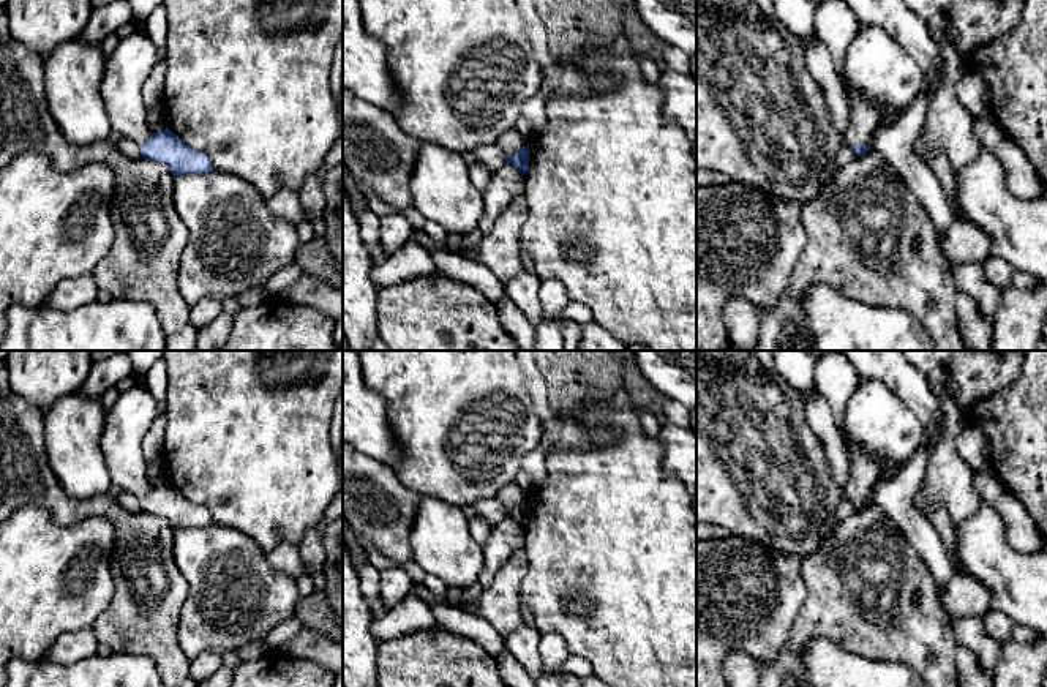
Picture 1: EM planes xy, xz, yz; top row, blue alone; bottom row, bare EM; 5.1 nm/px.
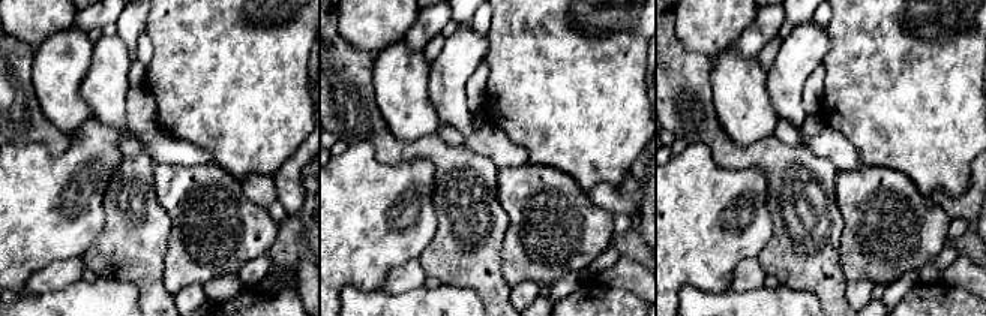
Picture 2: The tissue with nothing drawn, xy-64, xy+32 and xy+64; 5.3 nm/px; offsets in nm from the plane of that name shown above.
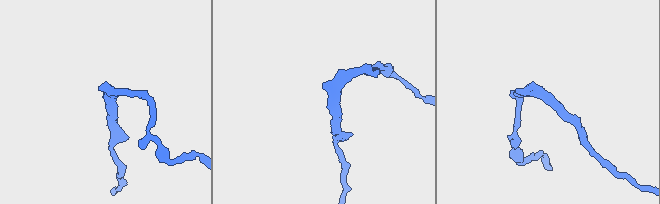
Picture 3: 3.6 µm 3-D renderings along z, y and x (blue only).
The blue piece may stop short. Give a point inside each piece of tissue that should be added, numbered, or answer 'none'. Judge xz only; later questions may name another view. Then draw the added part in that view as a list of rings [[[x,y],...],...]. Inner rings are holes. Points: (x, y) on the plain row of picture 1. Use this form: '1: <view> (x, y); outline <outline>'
1: xz (490, 509); outline [[[496,497],[475,501],[464,510],[469,516],[483,516],[491,526],[505,518],[505,509]]]

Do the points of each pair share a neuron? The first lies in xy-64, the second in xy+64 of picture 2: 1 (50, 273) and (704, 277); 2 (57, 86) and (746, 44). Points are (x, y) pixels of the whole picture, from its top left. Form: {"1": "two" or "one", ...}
{"1": "two", "2": "two"}

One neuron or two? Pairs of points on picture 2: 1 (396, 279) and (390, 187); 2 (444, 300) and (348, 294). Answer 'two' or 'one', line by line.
1: two
2: one

